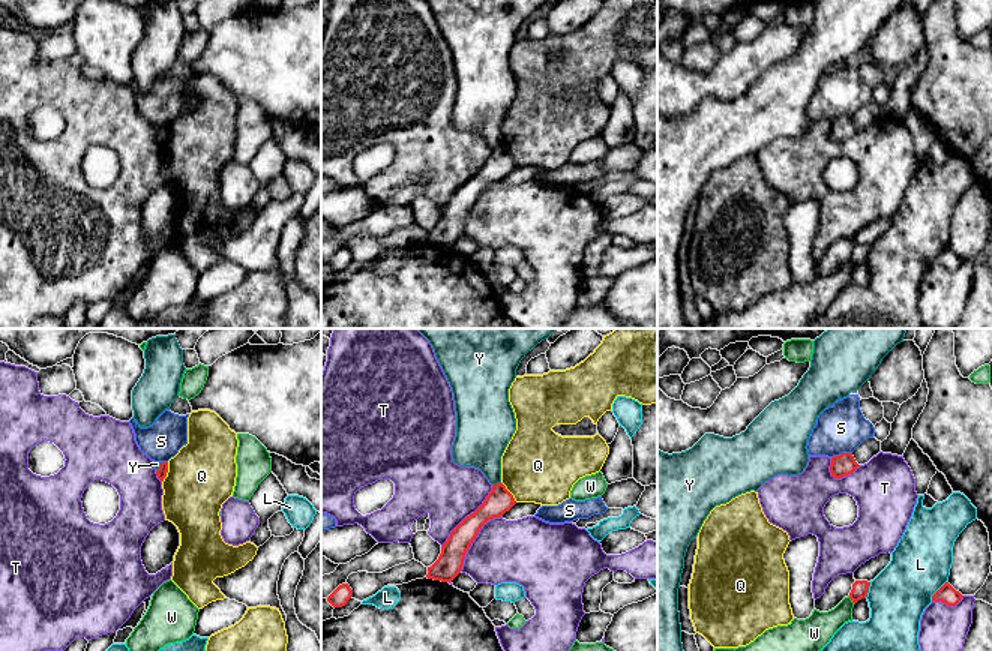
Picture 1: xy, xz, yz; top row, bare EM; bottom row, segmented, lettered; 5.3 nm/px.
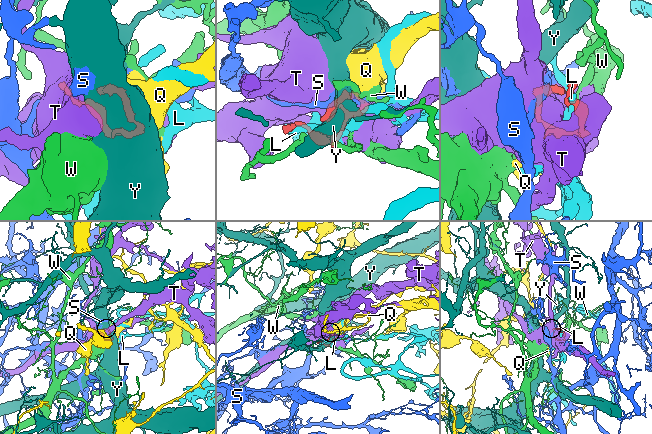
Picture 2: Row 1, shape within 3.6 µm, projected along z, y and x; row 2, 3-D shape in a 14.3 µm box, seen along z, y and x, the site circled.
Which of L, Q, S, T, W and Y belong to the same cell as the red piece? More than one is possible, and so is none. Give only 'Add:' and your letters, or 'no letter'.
Add: no letter

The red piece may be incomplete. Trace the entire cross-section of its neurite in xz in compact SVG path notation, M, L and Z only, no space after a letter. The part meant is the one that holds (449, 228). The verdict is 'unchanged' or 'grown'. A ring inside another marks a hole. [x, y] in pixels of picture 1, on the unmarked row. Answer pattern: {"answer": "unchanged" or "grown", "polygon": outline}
{"answer": "unchanged", "polygon": "M503 147L492 148L483 168L467 180L441 212L438 224L428 231L428 243L452 246L462 234L465 218L482 190L494 182L501 182L516 168Z"}

